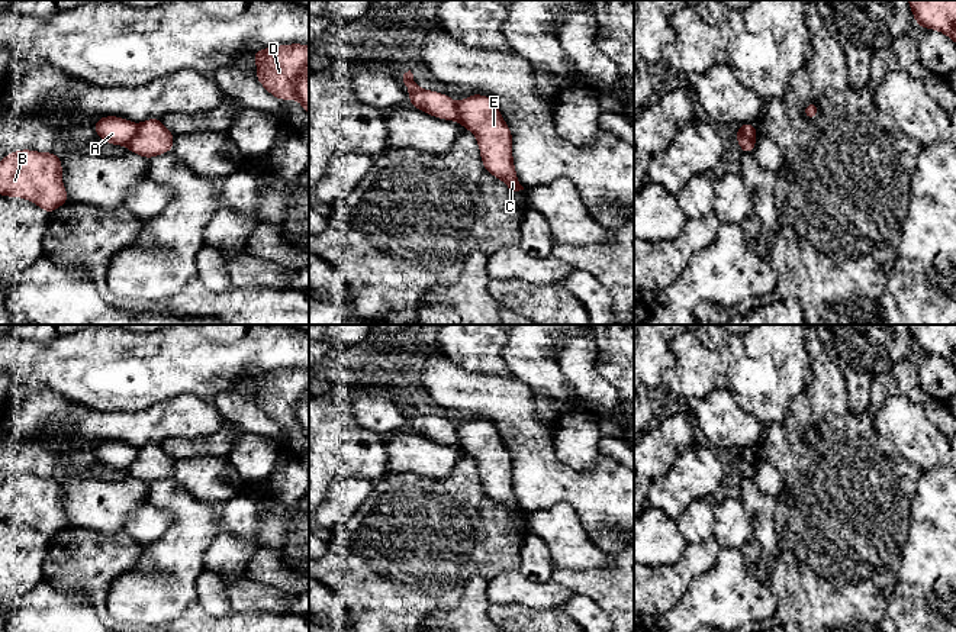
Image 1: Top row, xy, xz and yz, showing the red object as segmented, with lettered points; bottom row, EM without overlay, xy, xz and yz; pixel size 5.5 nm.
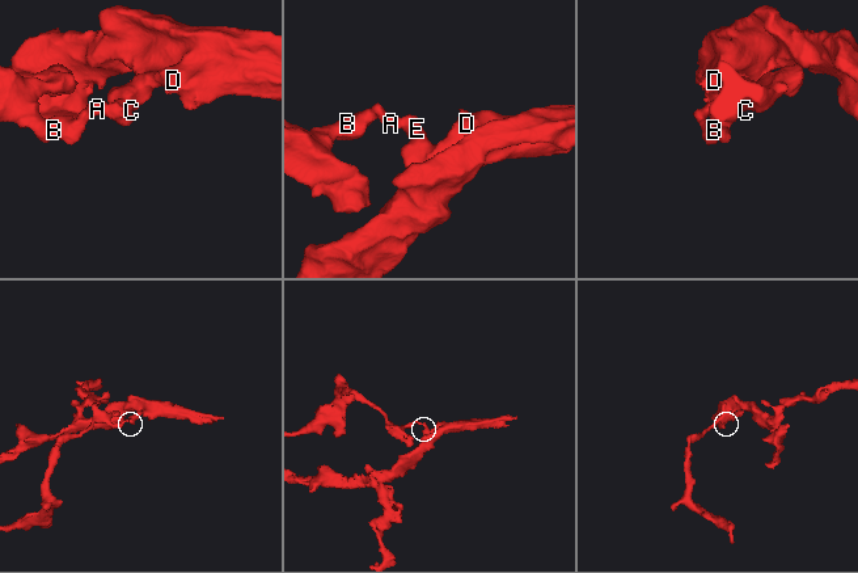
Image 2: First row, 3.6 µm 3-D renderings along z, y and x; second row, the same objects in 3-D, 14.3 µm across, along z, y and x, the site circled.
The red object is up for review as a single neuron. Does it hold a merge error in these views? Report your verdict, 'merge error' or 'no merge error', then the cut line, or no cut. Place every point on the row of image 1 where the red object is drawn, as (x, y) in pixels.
merge error; cut in xy along (138, 125), (126, 147)

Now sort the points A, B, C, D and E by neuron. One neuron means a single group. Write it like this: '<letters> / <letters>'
A B / C D E

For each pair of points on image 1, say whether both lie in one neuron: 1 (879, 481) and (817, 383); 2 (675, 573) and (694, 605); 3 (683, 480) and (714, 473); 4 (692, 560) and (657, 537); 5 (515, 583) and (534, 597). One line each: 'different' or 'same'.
1: same
2: different
3: same
4: different
5: same

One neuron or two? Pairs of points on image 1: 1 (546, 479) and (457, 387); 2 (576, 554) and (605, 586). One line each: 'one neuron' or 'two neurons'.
1: one neuron
2: two neurons

